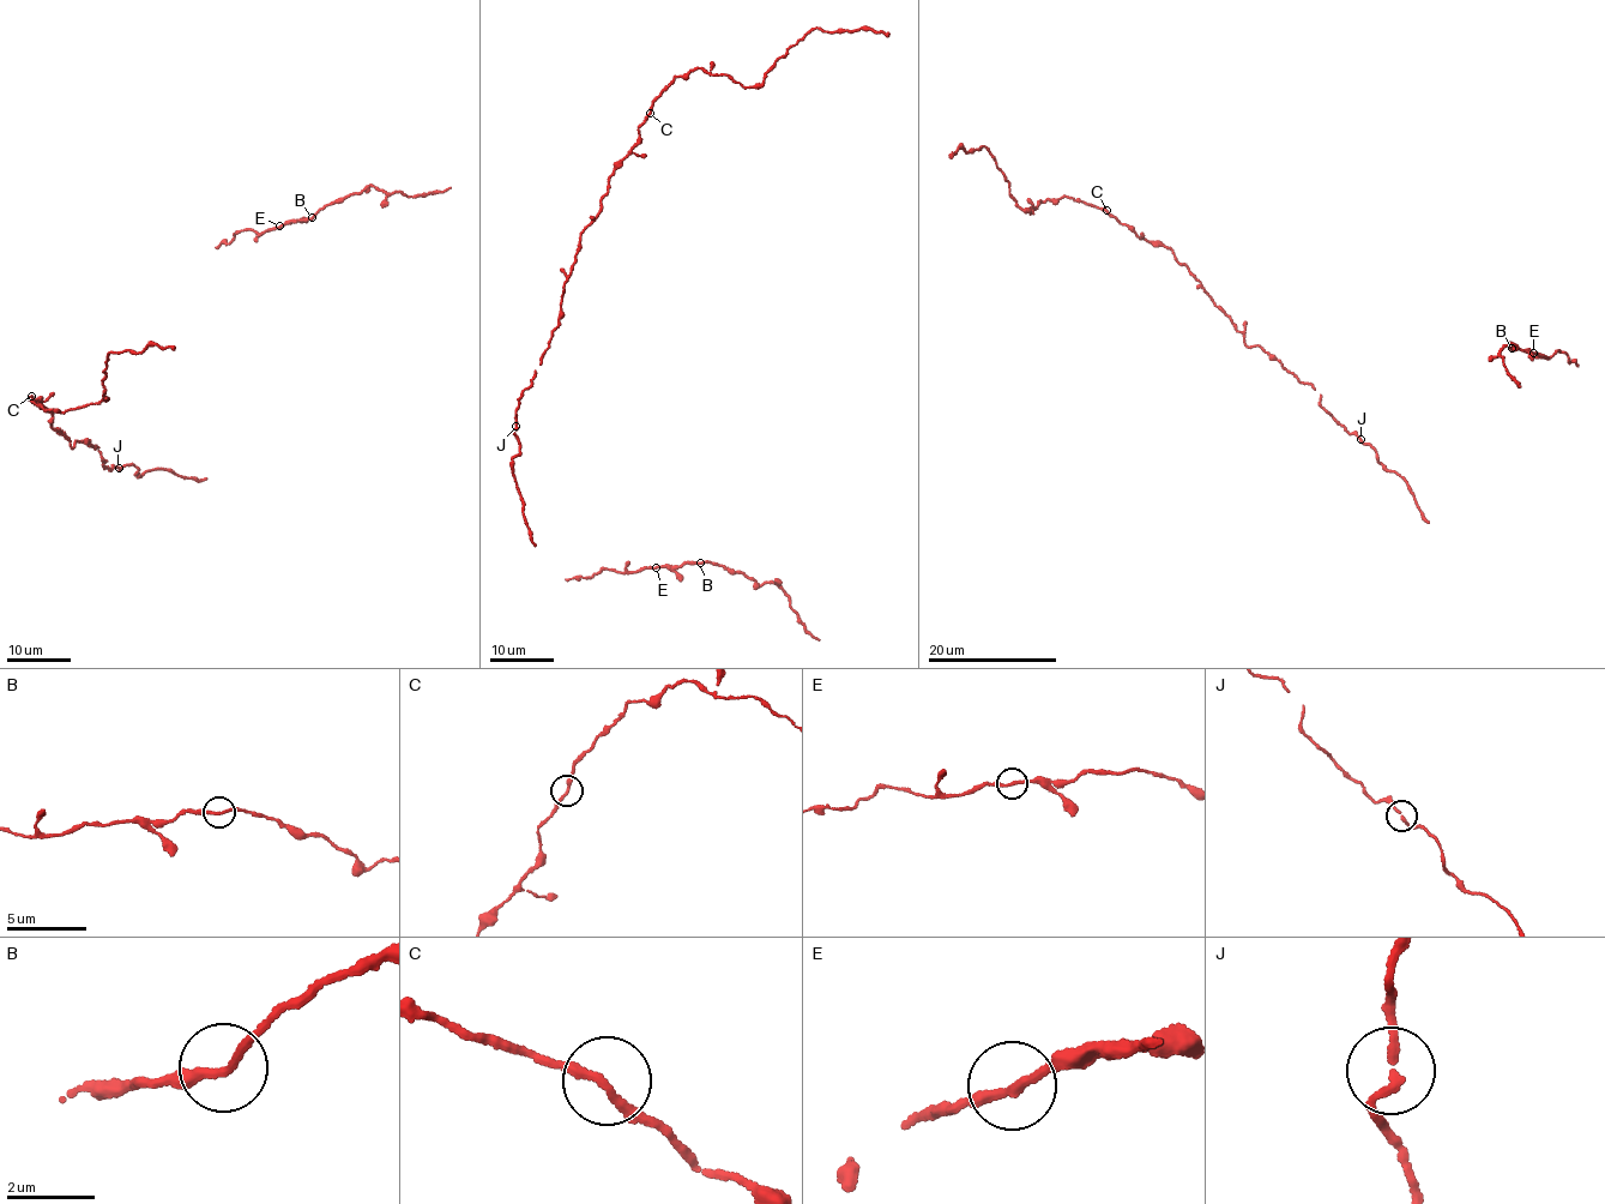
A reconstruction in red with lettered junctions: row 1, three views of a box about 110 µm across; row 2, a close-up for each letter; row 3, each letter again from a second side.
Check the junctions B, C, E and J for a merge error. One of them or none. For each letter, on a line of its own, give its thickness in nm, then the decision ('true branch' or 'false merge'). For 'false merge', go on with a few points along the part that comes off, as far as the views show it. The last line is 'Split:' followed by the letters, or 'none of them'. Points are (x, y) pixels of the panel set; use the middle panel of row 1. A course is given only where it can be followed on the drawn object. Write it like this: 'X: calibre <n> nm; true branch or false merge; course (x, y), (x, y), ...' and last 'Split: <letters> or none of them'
B: calibre 200 nm; true branch
C: calibre 200 nm; true branch
E: calibre 200 nm; true branch
J: calibre 170 nm; true branch
Split: none of them

